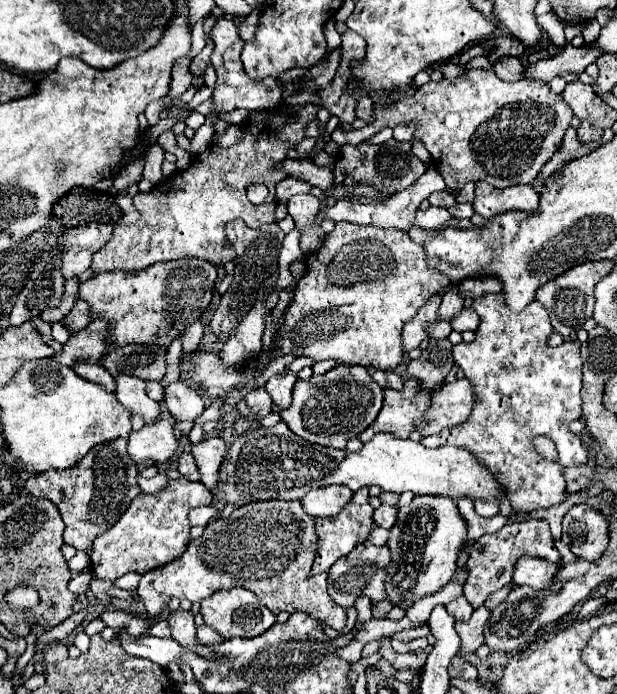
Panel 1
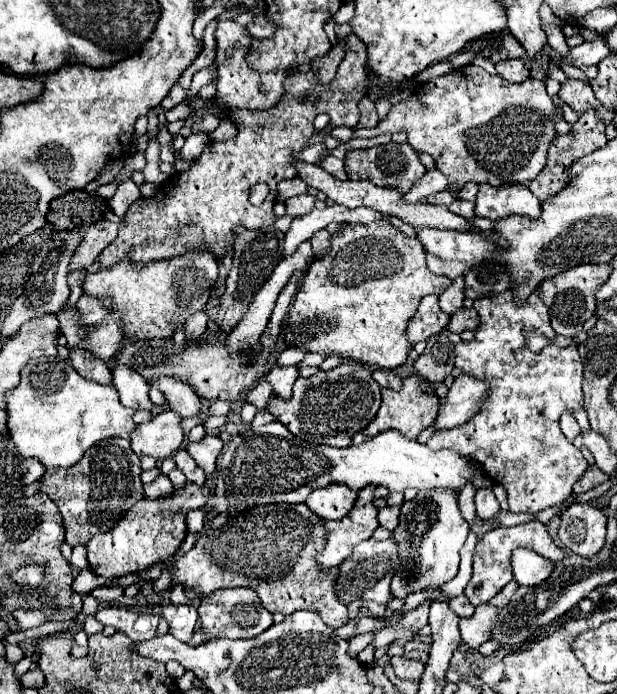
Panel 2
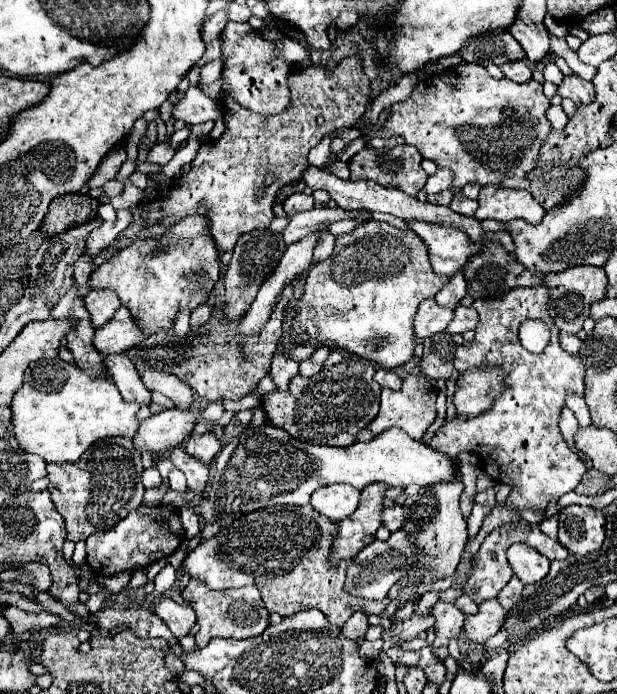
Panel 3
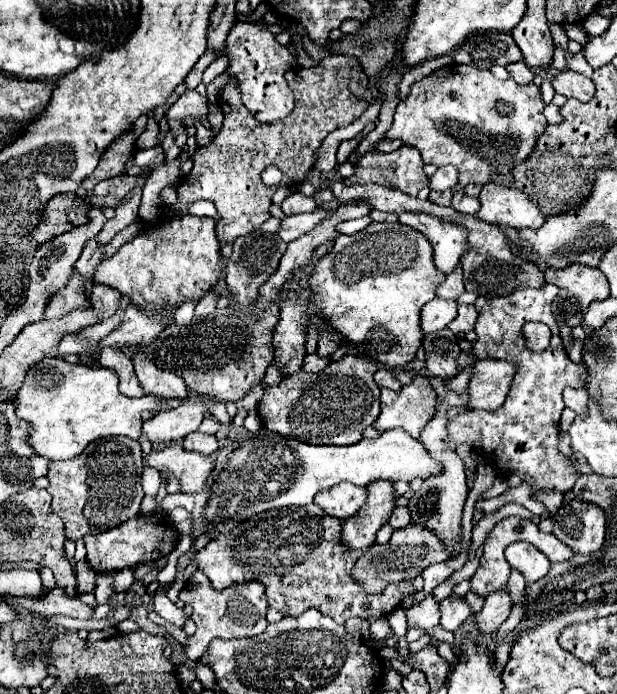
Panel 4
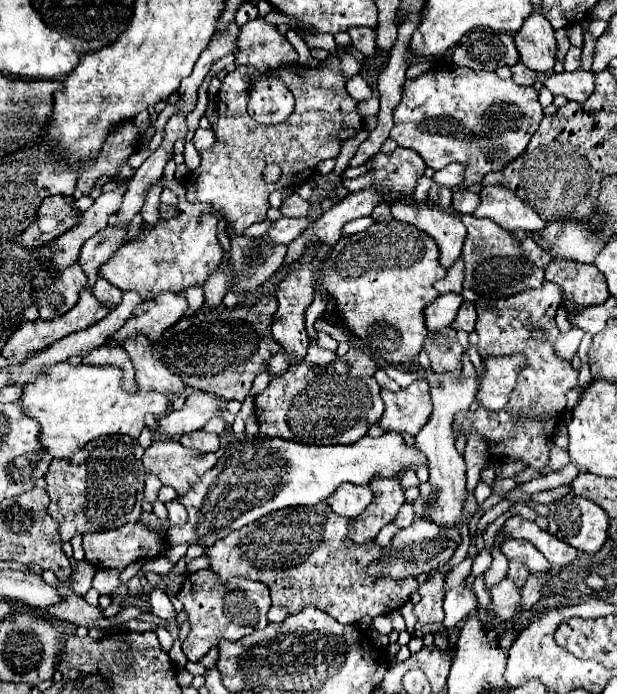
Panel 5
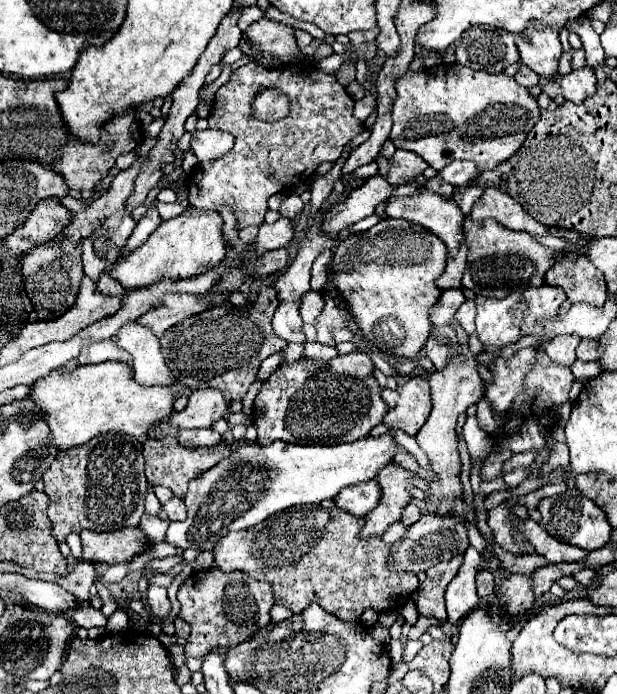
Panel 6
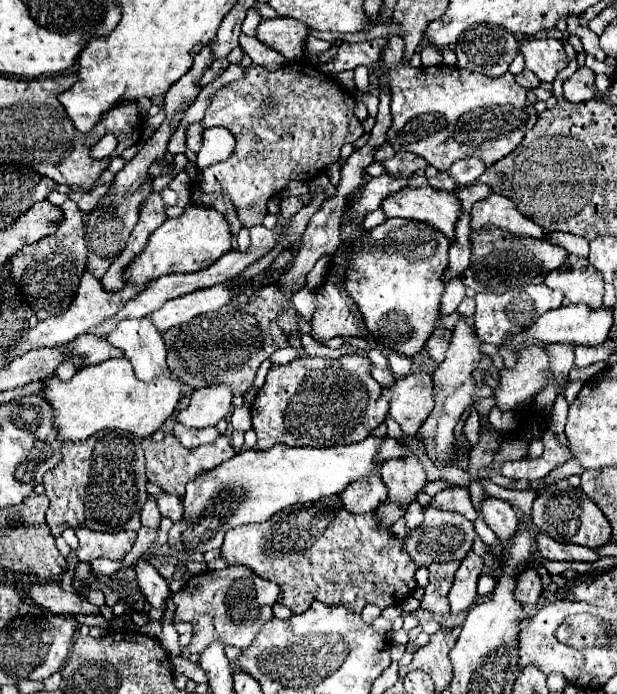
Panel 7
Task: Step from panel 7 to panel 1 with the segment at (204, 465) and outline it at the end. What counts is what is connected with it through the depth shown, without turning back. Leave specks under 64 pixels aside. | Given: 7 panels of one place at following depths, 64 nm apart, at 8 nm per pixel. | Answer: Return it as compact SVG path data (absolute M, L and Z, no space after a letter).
M182 452L180 454L180 458L178 458L178 470L188 480L200 480L200 472L196 468L196 460L194 460L192 452Z

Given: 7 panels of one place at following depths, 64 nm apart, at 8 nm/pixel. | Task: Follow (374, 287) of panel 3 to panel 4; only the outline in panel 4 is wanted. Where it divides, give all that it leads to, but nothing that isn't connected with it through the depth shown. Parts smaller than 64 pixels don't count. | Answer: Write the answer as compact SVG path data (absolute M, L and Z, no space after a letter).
M372 222L358 234L338 236L332 252L316 262L310 276L310 306L336 334L390 370L408 364L416 356L422 344L420 308L436 296L436 286L442 284L444 278L432 262L432 246L420 232L400 222Z

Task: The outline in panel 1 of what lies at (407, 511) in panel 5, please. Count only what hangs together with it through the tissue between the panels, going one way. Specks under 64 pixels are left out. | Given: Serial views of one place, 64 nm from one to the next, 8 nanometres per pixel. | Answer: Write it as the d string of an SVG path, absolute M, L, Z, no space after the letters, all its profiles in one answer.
M382 504L380 508L374 510L372 514L372 520L376 526L380 528L392 528L392 524L396 522L396 506L388 506L388 504Z

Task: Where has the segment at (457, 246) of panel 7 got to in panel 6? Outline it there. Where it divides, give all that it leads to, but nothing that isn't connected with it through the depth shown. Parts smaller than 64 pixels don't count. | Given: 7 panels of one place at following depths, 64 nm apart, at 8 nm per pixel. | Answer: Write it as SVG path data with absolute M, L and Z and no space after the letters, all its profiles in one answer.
M462 244L460 252L456 254L456 258L452 258L444 270L444 274L436 280L436 286L440 290L448 290L448 288L462 288L462 276L464 276L464 268L466 268L466 244Z

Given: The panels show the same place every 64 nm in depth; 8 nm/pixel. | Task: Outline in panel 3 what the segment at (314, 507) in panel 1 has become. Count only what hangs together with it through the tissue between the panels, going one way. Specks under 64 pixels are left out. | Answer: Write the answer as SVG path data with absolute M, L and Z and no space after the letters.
M330 484L318 488L310 498L312 508L316 508L316 512L330 518L332 522L348 518L356 510L358 502L360 502L360 490L348 484Z

